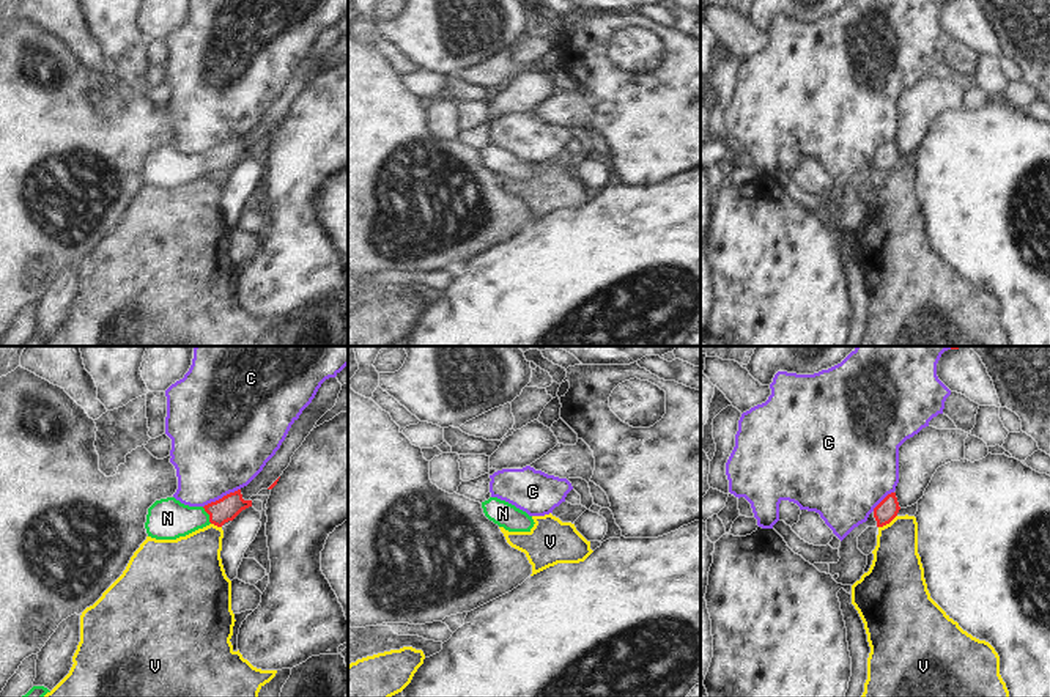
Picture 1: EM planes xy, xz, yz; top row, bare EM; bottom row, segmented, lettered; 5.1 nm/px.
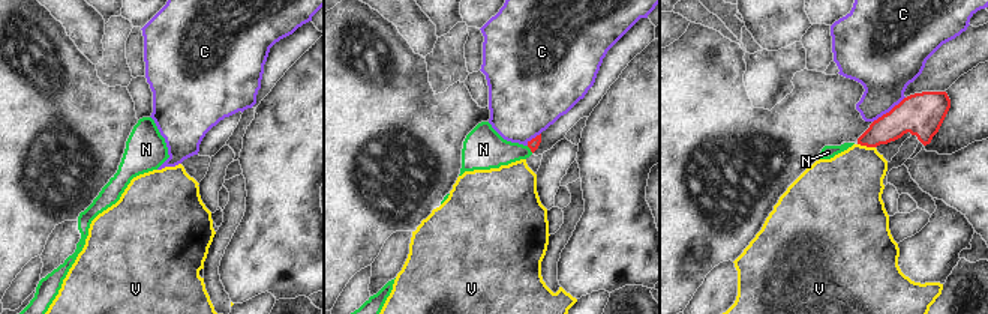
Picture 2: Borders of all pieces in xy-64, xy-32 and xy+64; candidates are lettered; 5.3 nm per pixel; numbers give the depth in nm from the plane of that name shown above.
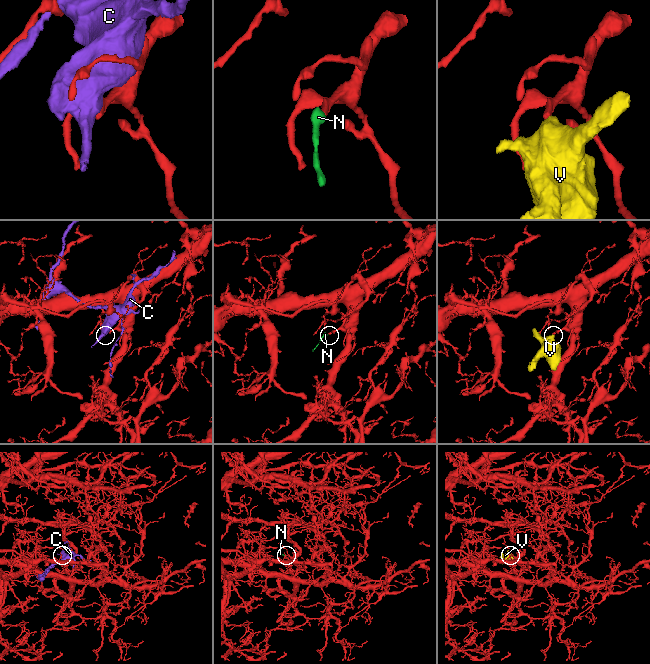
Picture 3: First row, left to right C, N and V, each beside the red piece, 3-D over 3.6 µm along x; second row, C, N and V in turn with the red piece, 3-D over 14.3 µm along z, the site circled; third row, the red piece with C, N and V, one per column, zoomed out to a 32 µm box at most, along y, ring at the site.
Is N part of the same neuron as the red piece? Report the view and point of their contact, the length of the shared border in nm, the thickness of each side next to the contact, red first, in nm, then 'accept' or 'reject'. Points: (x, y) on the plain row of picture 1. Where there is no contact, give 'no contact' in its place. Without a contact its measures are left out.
xy (208, 161) | 100 nm | 120/200 nm | accept

